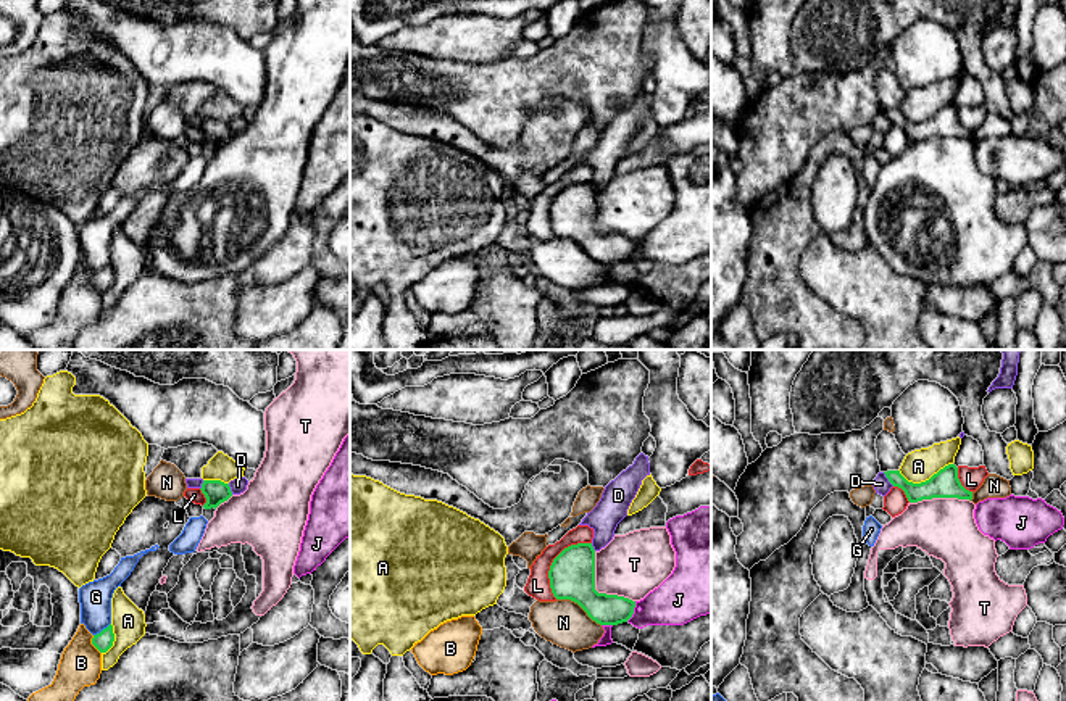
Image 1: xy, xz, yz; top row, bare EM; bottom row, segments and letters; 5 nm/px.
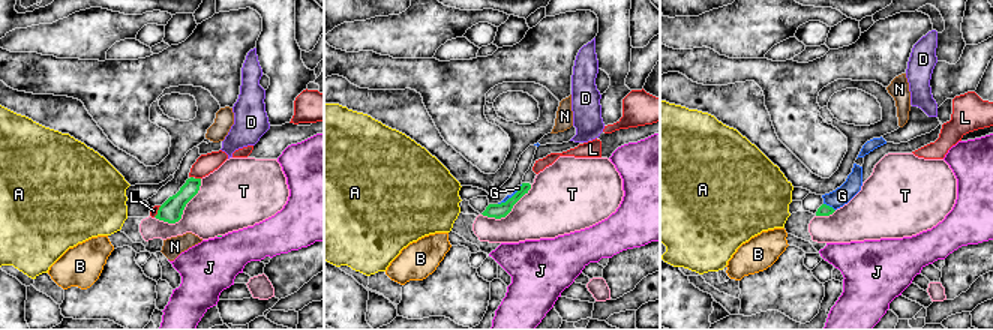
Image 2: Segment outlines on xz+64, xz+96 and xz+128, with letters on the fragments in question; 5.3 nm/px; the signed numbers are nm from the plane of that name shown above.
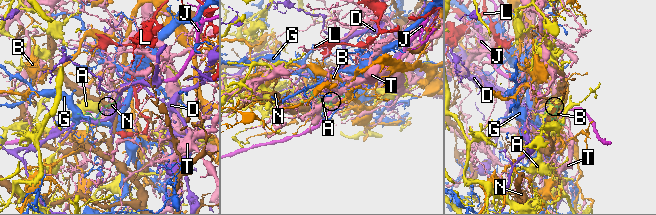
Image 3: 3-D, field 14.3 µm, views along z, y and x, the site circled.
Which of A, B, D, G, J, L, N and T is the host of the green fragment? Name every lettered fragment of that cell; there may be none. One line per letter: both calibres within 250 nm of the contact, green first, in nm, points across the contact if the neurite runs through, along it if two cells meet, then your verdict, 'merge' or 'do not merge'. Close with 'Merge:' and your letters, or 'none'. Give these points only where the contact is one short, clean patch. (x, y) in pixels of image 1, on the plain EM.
A: 140/160 nm | do not merge
B: 90/200 nm | do not merge
D: 110/90 nm | do not merge
G: 90/160 nm | do not merge
J: 160/240 nm | along xz (636, 240), (634, 252), (626, 260) | do not merge
L: 220/120 nm | do not merge
N: 220/240 nm | along xz (557, 237), (573, 239), (600, 265) | do not merge
T: 220/320 nm | do not merge
Merge: none

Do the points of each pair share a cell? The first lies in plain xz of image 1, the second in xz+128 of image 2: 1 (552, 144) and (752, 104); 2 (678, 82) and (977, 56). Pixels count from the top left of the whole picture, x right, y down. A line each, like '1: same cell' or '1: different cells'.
1: same cell
2: different cells

